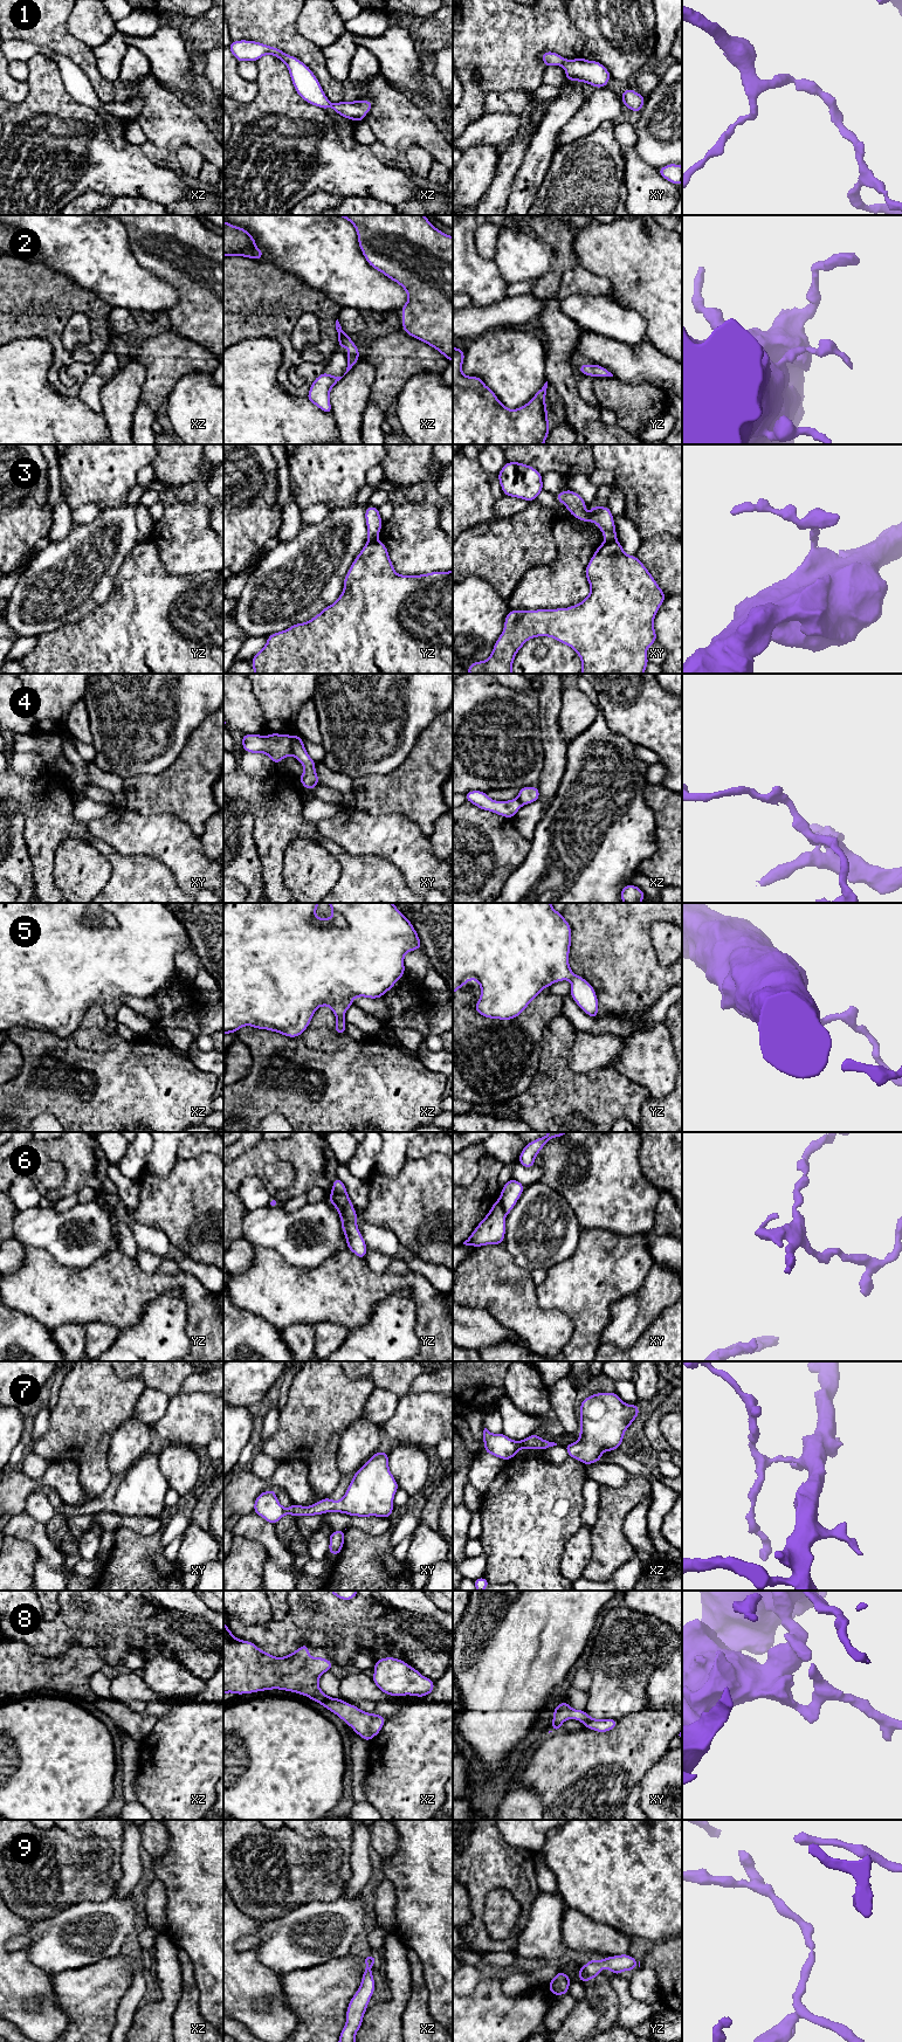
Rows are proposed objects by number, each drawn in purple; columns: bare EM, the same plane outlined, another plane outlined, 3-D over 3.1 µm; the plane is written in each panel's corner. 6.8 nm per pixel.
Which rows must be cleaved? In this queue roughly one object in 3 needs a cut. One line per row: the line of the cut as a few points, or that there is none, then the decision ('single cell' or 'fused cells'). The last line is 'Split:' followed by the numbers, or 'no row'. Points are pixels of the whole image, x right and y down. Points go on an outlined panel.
1: cut none; single cell
2: cut none; single cell
3: cut xy (615, 538), (605, 542); fused cells
4: cut xy (290, 736), (290, 751), (293, 753); fused cells
5: cut none; single cell
6: cut yz (330, 1197), (339, 1205), (344, 1214), (356, 1222); fused cells
7: cut none; single cell
8: cut none; single cell
9: cut none; single cell
Split: 3, 4, 6

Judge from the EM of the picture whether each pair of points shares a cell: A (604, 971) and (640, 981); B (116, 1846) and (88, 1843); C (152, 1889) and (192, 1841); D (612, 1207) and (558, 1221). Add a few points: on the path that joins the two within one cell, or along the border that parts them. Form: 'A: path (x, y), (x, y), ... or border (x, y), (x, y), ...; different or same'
A: path (613, 971), (622, 971), (631, 979); same
B: border (73, 1835), (98, 1836), (101, 1839); different
C: border (157, 1877), (165, 1891), (166, 1908); different
D: border (560, 1193), (575, 1213), (582, 1229); different

